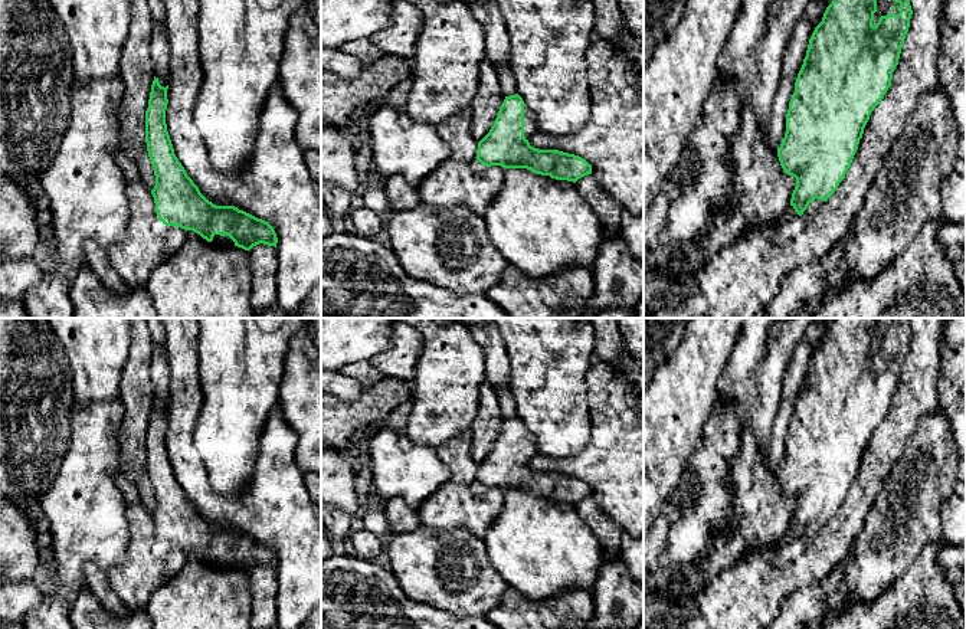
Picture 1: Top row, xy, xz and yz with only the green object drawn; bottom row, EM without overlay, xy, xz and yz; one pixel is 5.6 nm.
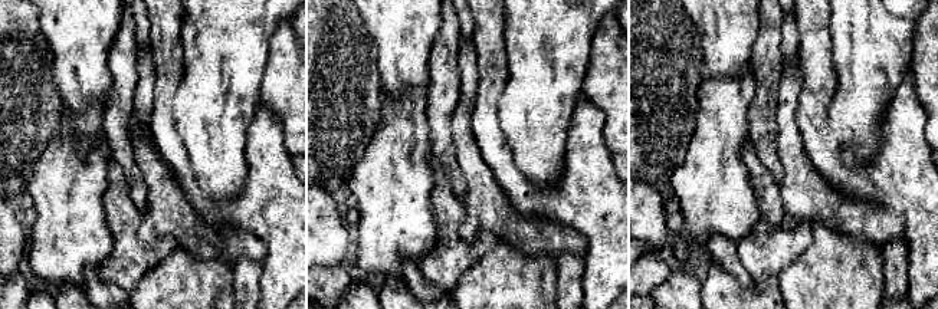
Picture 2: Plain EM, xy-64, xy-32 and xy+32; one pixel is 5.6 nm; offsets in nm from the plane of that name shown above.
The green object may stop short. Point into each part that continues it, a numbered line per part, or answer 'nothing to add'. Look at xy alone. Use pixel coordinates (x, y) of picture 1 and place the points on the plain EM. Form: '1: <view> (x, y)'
1: xy (225, 563)

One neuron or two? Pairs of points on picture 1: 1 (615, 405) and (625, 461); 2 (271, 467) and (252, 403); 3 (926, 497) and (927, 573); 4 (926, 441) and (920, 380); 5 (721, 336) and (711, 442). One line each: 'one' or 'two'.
1: one
2: two
3: two
4: two
5: two

